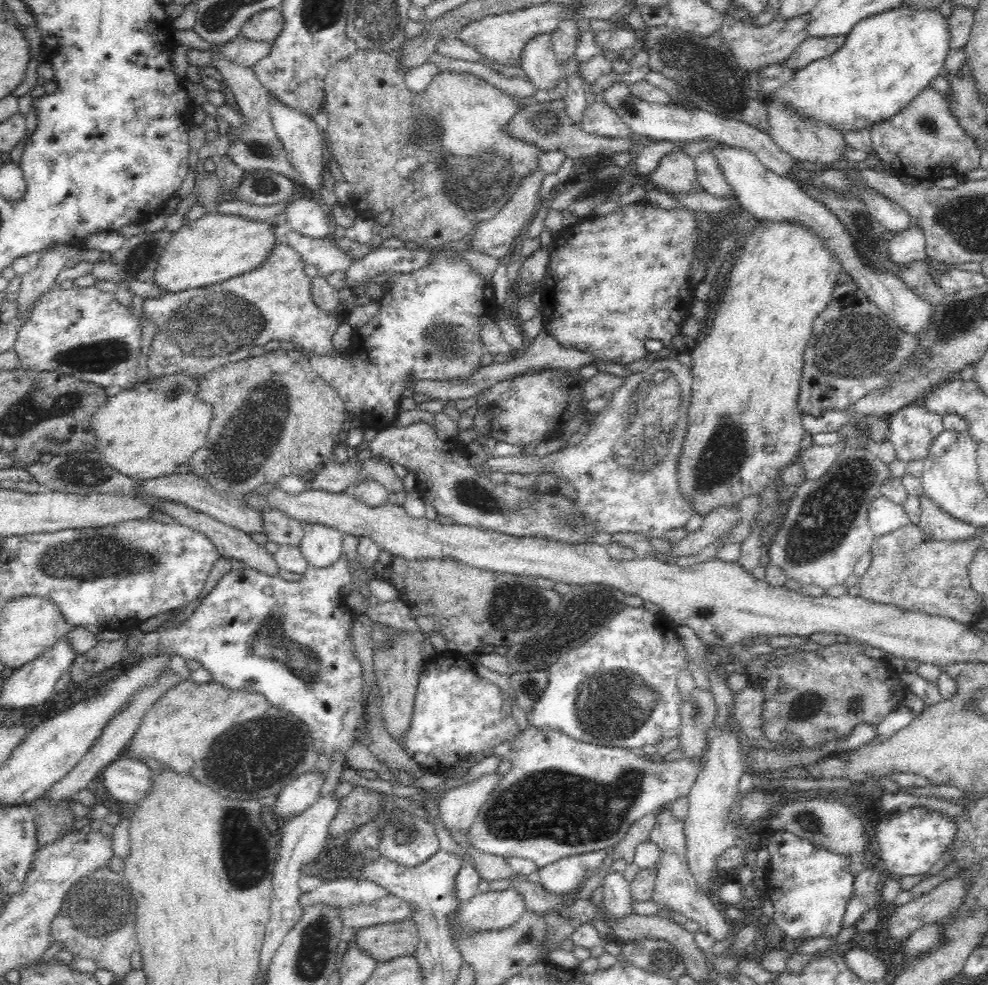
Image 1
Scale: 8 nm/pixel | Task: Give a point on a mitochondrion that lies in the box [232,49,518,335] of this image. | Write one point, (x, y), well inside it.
(421, 125)

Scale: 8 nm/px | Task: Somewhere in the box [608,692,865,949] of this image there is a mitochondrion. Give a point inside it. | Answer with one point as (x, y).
(812, 823)

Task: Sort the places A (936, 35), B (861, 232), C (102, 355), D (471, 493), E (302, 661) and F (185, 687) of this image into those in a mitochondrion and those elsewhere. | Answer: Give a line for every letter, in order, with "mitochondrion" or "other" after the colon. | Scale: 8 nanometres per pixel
A: other
B: other
C: mitochondrion
D: mitochondrion
E: mitochondrion
F: other

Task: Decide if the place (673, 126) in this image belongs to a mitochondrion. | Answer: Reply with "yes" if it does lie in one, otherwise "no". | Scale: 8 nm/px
no

